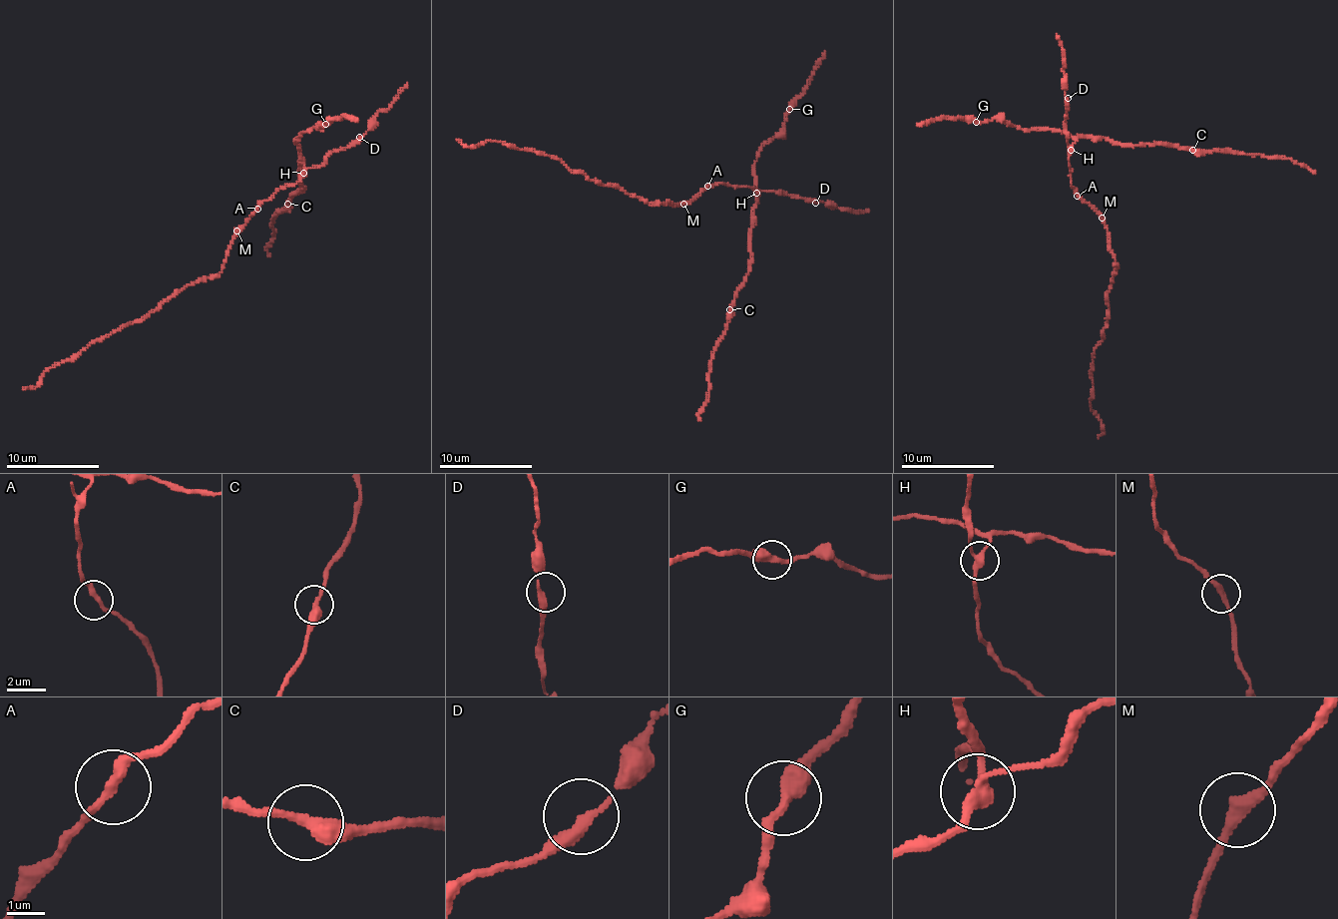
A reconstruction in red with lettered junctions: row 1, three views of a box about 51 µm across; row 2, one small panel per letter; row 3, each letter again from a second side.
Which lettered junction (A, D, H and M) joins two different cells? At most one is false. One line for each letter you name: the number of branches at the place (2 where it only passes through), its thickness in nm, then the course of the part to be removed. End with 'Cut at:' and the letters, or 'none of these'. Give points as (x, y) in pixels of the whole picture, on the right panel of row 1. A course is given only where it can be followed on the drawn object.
H: branches 3; calibre 240 nm; course (1071, 150), (1080, 137), (1108, 138), (1119, 144), (1284, 156), (1315, 173)
Cut at: H

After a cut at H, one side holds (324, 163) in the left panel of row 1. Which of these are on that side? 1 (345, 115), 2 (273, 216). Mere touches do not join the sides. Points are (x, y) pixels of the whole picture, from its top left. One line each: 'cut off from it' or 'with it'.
1: cut off from it
2: cut off from it

